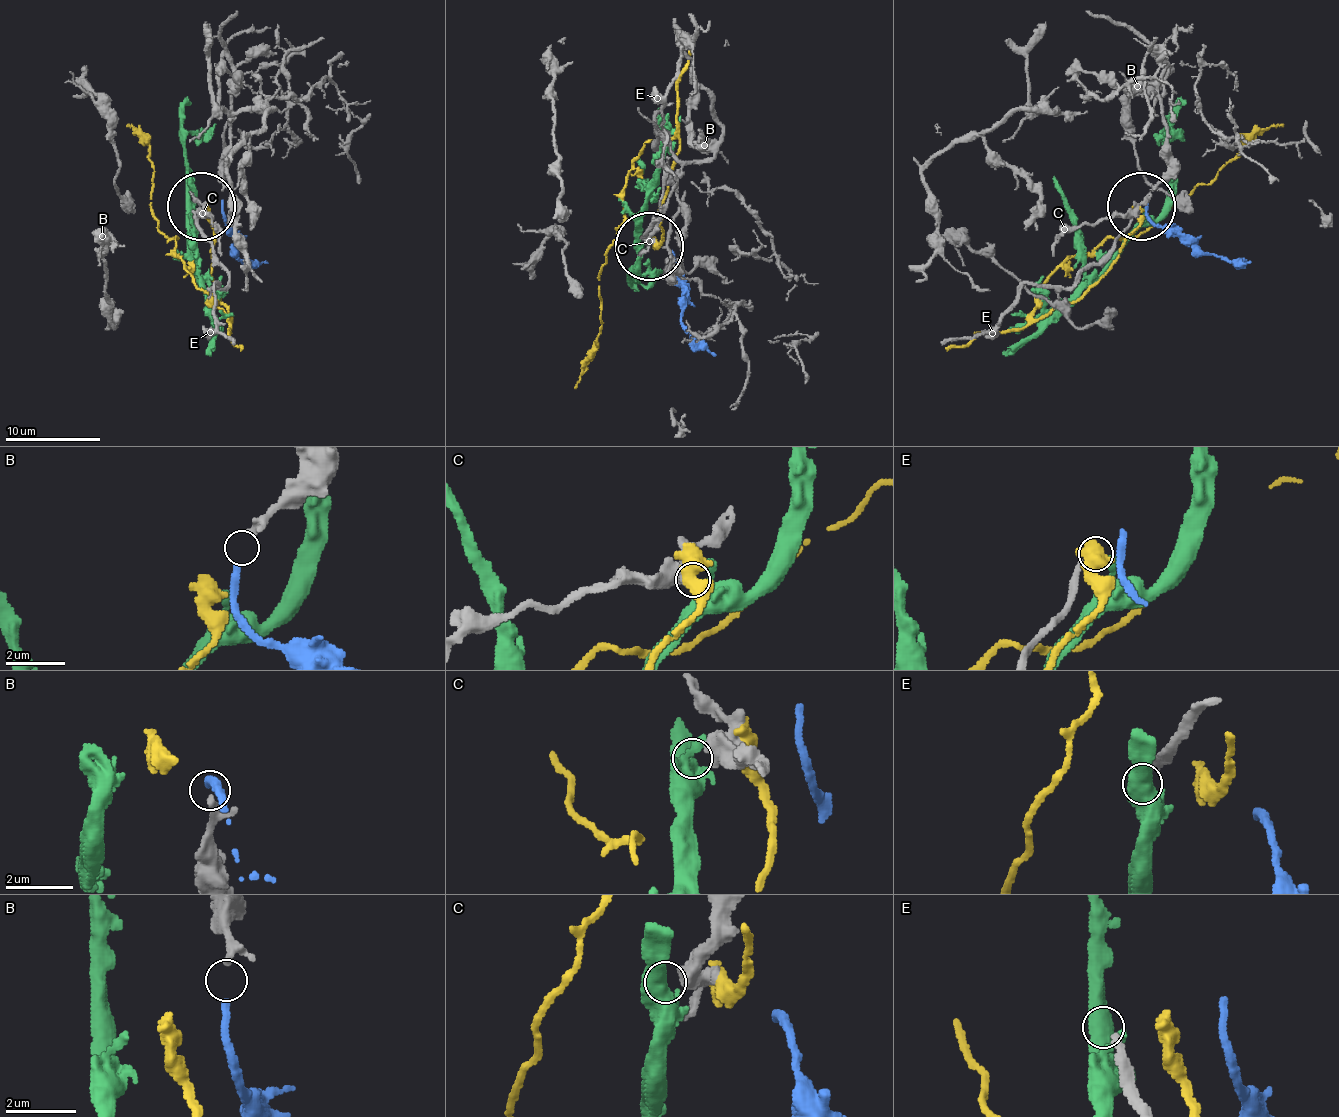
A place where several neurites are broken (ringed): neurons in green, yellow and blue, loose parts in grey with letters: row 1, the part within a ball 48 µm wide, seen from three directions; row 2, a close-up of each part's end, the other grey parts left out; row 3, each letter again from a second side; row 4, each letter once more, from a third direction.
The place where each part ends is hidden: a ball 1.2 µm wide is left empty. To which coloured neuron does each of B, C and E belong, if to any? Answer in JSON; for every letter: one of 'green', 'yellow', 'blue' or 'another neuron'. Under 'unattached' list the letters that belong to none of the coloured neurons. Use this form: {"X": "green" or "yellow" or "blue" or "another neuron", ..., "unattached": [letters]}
{"B": "blue", "C": "green", "E": "another neuron", "unattached": ["E"]}

